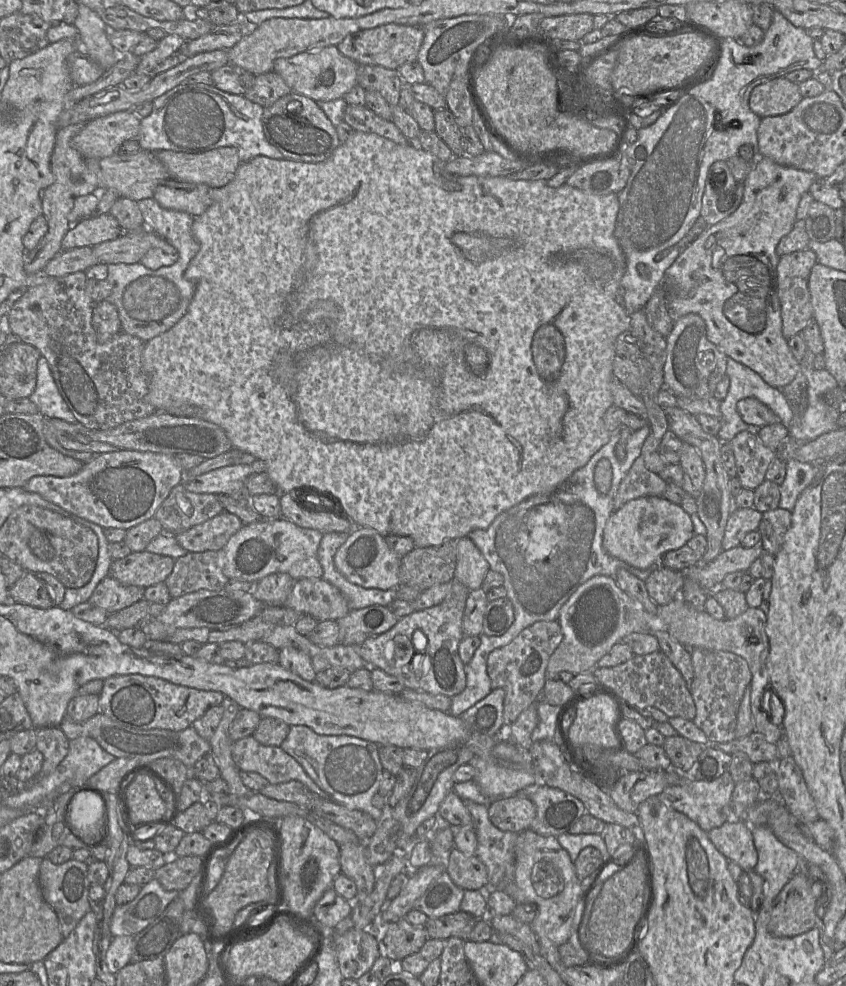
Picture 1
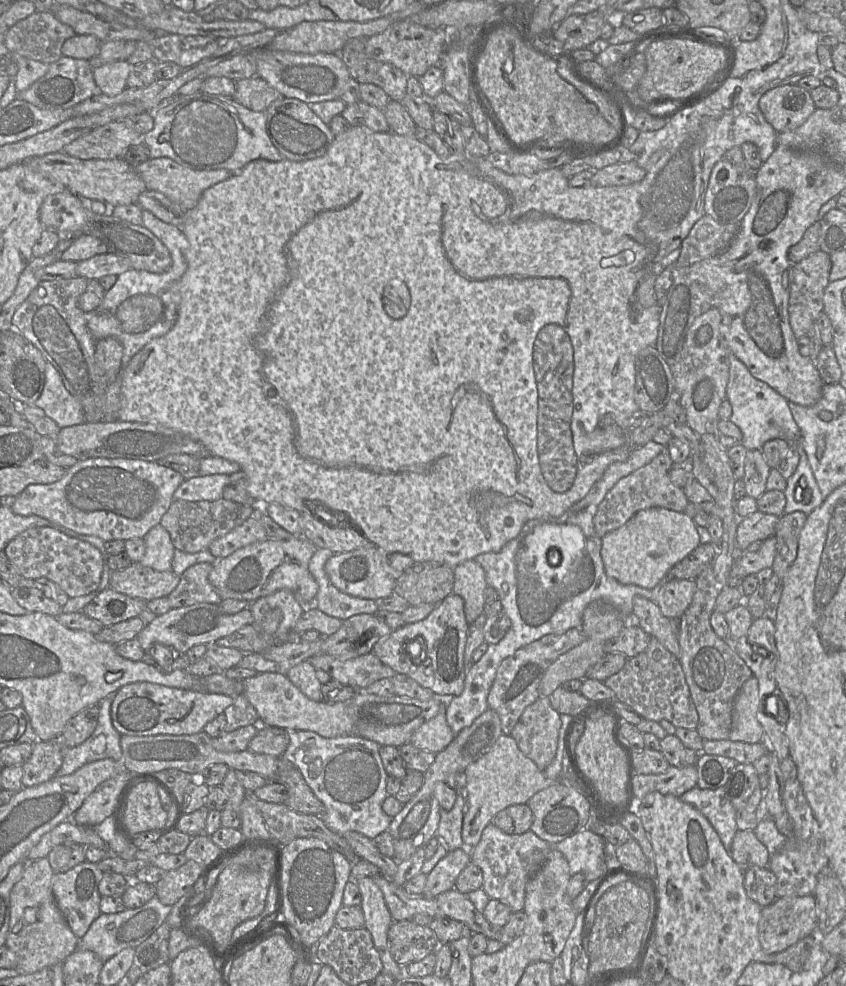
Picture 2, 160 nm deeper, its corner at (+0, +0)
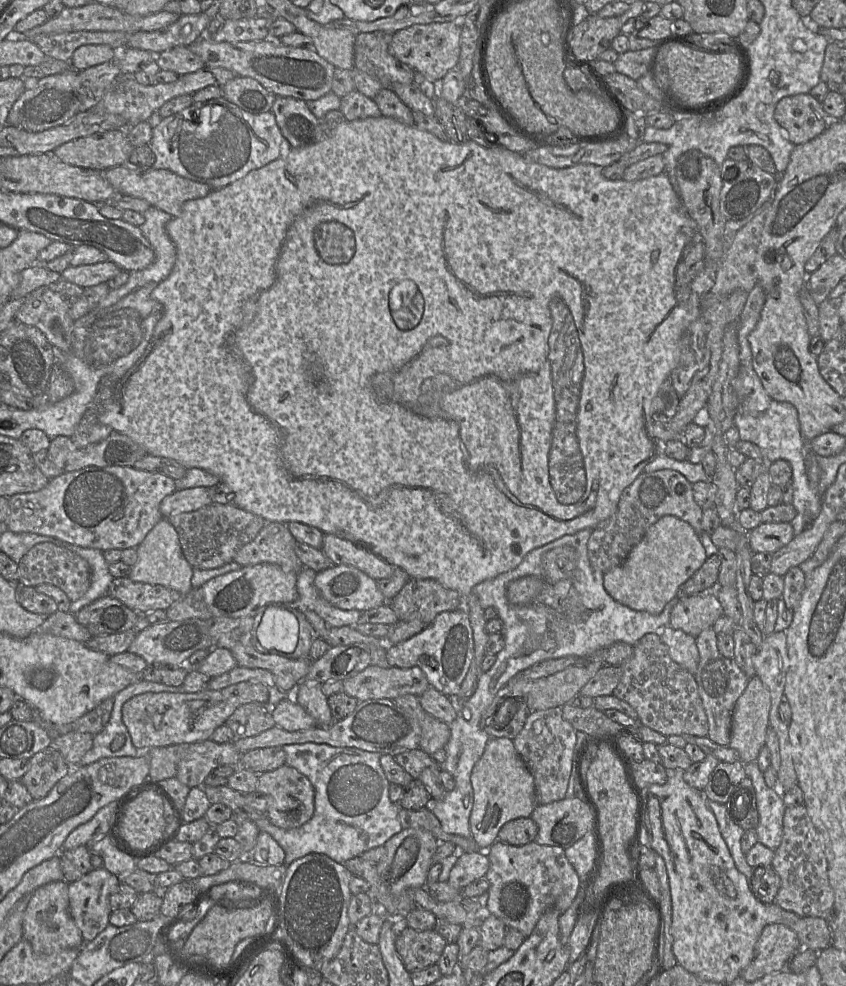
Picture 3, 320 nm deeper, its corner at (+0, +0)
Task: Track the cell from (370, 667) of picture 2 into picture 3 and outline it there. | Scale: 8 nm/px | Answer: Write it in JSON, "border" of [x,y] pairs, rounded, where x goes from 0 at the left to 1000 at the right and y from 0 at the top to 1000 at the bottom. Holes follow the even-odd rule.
{"border":[[[439,673],[404,693],[405,701],[423,711],[452,708],[467,710],[480,704],[495,707],[511,697],[493,675],[452,677]]]}

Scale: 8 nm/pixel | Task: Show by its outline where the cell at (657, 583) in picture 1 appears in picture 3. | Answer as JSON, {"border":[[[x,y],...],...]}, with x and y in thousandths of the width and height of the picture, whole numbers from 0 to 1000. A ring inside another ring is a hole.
{"border":[[[844,600],[803,606],[793,619],[792,633],[797,638],[824,646],[830,640],[843,636],[856,624],[855,615]]]}

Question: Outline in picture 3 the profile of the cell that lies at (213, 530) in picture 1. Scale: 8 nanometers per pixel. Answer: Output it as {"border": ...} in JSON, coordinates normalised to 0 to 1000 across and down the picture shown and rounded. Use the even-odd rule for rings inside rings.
{"border":[[[314,528],[303,546],[288,553],[275,569],[285,574],[320,571],[338,579],[353,580],[357,571],[349,561],[350,550],[339,530]]]}

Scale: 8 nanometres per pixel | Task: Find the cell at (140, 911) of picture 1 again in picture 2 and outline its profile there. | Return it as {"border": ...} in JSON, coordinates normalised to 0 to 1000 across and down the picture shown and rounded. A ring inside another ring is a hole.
{"border":[[[183,908],[173,917],[161,922],[148,922],[135,927],[119,927],[106,939],[103,946],[93,952],[92,962],[113,967],[122,978],[142,965],[161,961],[171,954],[191,936],[203,923],[203,919],[194,918]]]}

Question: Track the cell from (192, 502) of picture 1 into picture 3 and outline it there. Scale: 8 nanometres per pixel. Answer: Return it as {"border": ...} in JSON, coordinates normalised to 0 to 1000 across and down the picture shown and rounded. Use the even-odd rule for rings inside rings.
{"border":[[[249,510],[234,517],[196,525],[210,541],[215,561],[227,576],[253,577],[277,568],[279,561],[299,549],[314,527],[277,511]]]}

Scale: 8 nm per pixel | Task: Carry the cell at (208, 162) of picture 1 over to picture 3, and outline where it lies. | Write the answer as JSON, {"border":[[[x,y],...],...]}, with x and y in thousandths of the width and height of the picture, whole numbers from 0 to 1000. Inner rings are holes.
{"border":[[[143,167],[122,173],[125,183],[144,197],[173,203],[178,210],[189,212],[203,220],[210,220],[219,205],[243,200],[252,194],[243,187],[214,180],[196,171],[161,171],[154,167]]]}

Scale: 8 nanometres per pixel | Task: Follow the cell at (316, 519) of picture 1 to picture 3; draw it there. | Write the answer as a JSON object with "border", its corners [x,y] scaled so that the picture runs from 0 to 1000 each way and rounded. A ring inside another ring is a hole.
{"border":[[[383,542],[379,558],[395,573],[420,575],[443,588],[461,585],[469,575],[443,563],[433,555],[394,542]]]}

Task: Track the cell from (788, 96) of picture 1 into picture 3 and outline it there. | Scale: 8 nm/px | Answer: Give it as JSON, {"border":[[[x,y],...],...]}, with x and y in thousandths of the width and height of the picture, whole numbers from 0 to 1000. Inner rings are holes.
{"border":[[[957,94],[924,99],[916,109],[915,120],[941,148],[969,137],[981,122],[972,105]]]}

